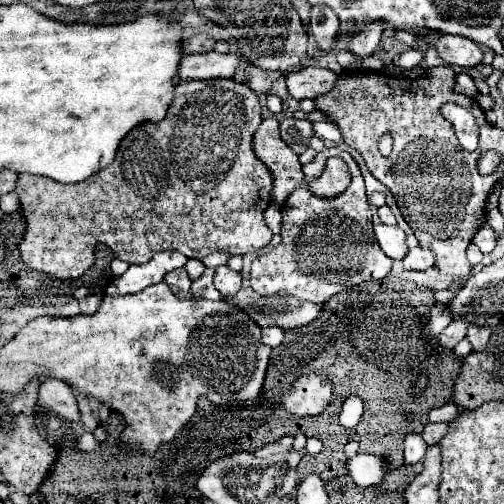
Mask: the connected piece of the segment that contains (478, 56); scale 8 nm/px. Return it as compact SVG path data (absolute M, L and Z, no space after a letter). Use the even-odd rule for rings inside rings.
M435 33L435 49L437 49L437 55L449 65L475 67L483 59L481 47L475 45L475 41L459 35Z

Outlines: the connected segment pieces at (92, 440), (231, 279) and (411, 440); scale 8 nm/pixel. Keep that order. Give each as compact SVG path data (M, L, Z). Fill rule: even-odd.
M83 433L78 439L76 450L81 452L90 452L96 450L100 446L96 437L92 433Z
M227 265L217 267L215 287L217 287L217 291L219 291L223 297L235 295L235 293L241 289L241 273L231 271Z
M407 435L405 437L405 463L411 467L417 465L423 459L425 449L427 449L427 443L423 441L421 435Z

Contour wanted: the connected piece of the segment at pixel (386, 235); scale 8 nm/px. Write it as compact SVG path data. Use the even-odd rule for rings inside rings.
M377 223L375 225L375 237L383 249L383 253L391 259L401 259L407 253L407 245L405 245L405 233L401 227L393 225L383 225Z

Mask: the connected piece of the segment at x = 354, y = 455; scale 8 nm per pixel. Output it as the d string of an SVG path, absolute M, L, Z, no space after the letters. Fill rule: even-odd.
M355 441L345 443L345 457L347 457L347 475L357 483L357 485L375 485L383 479L387 467L385 461L377 455L361 455L355 449Z

